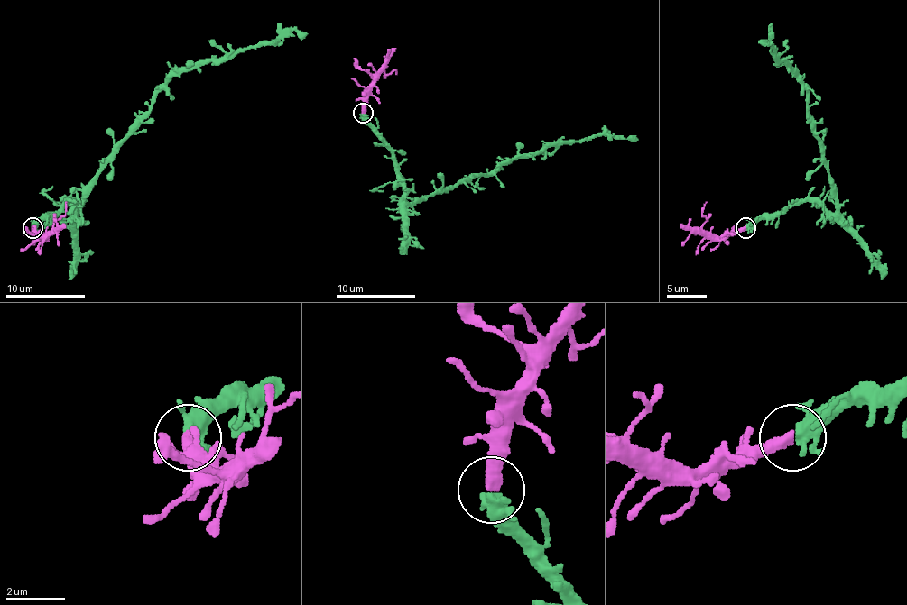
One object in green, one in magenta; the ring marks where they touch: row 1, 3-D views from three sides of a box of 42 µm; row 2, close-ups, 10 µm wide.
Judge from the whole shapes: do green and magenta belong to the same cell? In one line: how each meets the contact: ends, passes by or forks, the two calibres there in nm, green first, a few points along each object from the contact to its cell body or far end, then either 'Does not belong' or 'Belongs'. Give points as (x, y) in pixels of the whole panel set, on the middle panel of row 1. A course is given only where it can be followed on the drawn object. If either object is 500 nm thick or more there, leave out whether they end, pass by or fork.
At the ring green forks. At the ring magenta ends. Thickness 320 nm (green) against 440 nm. Course of green: (362, 114), (392, 155), (408, 203), (477, 175), (492, 175), (504, 163), (550, 145), (593, 135), (637, 139). Course of magenta: (362, 114), (365, 99), (382, 69), (388, 73), (396, 69), (396, 73). Belongs

